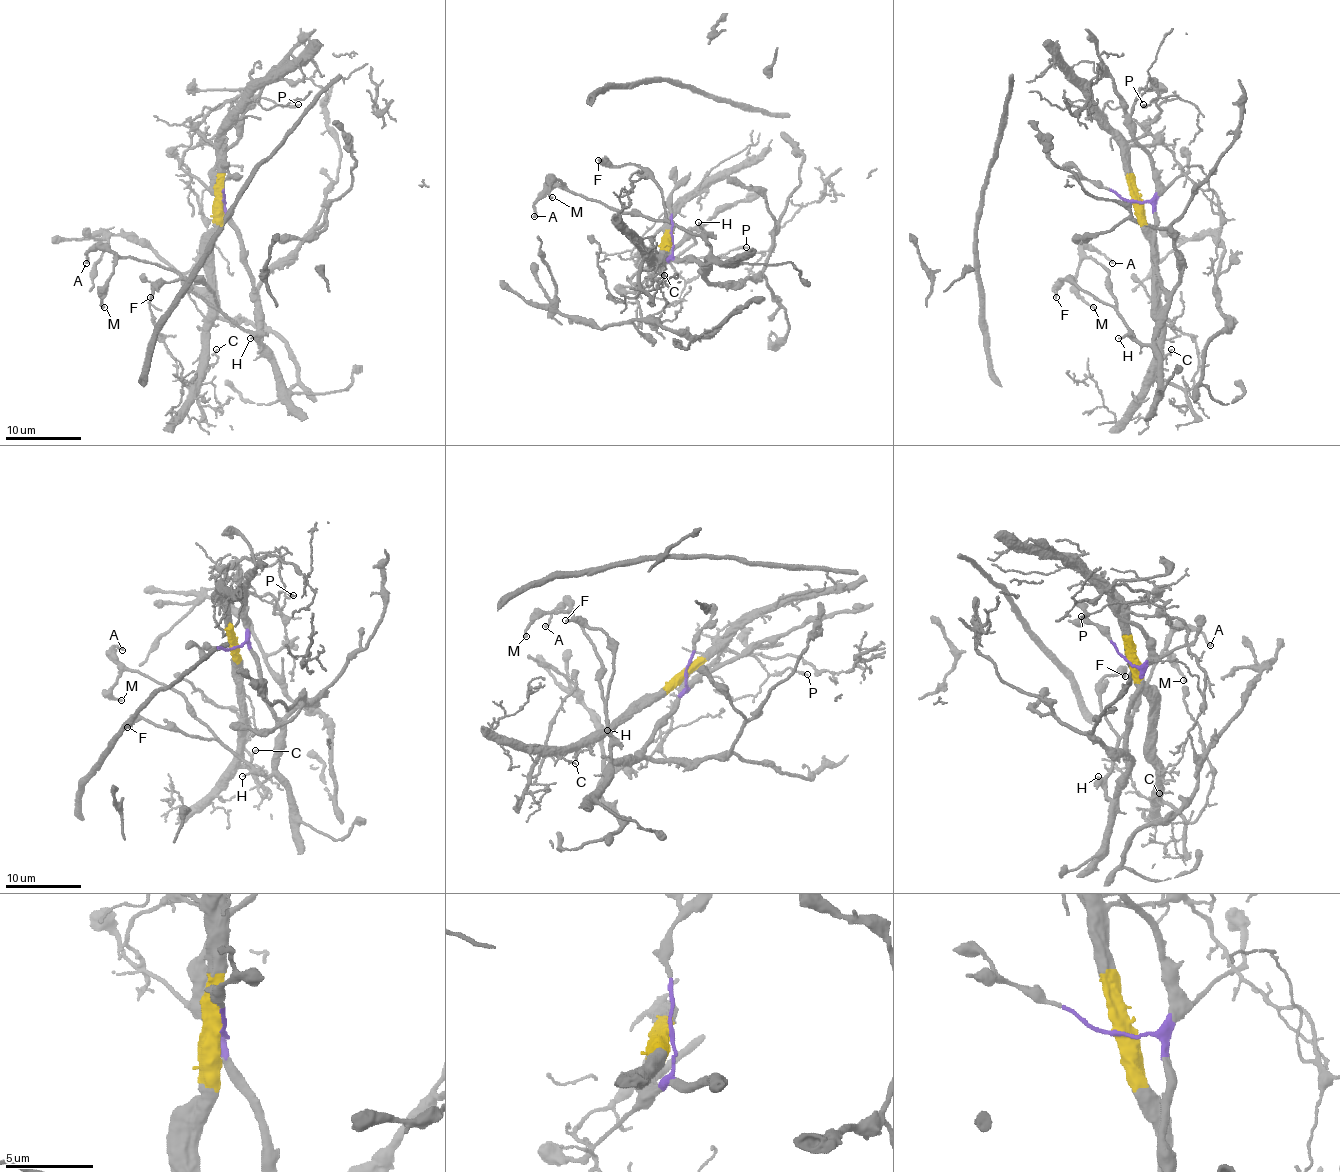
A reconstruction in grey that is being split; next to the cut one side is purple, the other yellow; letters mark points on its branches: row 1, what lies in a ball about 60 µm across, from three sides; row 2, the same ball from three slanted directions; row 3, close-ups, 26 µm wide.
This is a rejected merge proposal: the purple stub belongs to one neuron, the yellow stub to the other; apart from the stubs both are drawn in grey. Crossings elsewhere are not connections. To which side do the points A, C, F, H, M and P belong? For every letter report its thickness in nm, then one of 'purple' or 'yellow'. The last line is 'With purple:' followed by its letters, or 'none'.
A: calibre 190 nm; purple
C: calibre 110 nm; yellow
F: calibre 240 nm; purple
H: calibre 130 nm; purple
M: calibre 190 nm; purple
P: calibre 260 nm; yellow
With purple: A, F, H, M

